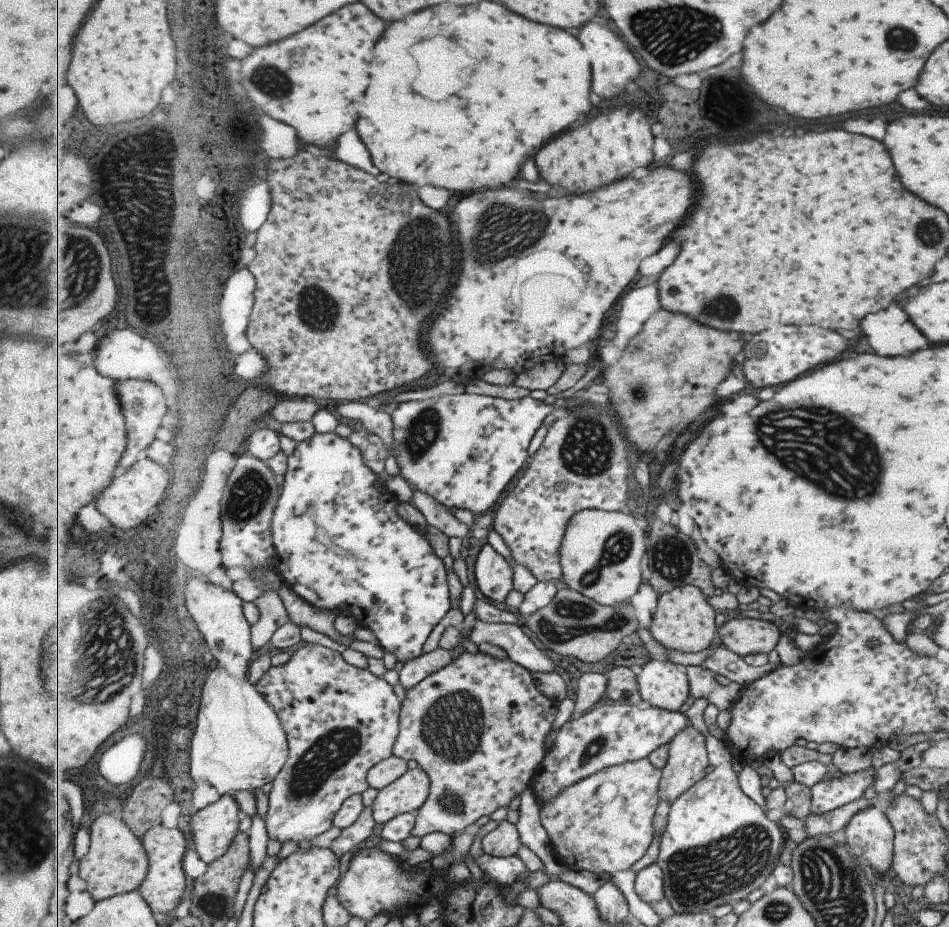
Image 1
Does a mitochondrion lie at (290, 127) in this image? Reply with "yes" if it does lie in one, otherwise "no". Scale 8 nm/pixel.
no

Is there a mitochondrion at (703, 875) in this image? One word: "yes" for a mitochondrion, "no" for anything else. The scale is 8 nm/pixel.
yes

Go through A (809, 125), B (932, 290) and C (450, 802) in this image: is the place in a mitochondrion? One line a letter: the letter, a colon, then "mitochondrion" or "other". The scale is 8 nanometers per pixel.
A: other
B: other
C: mitochondrion

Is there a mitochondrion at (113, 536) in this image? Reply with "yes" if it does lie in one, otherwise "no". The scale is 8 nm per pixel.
no

